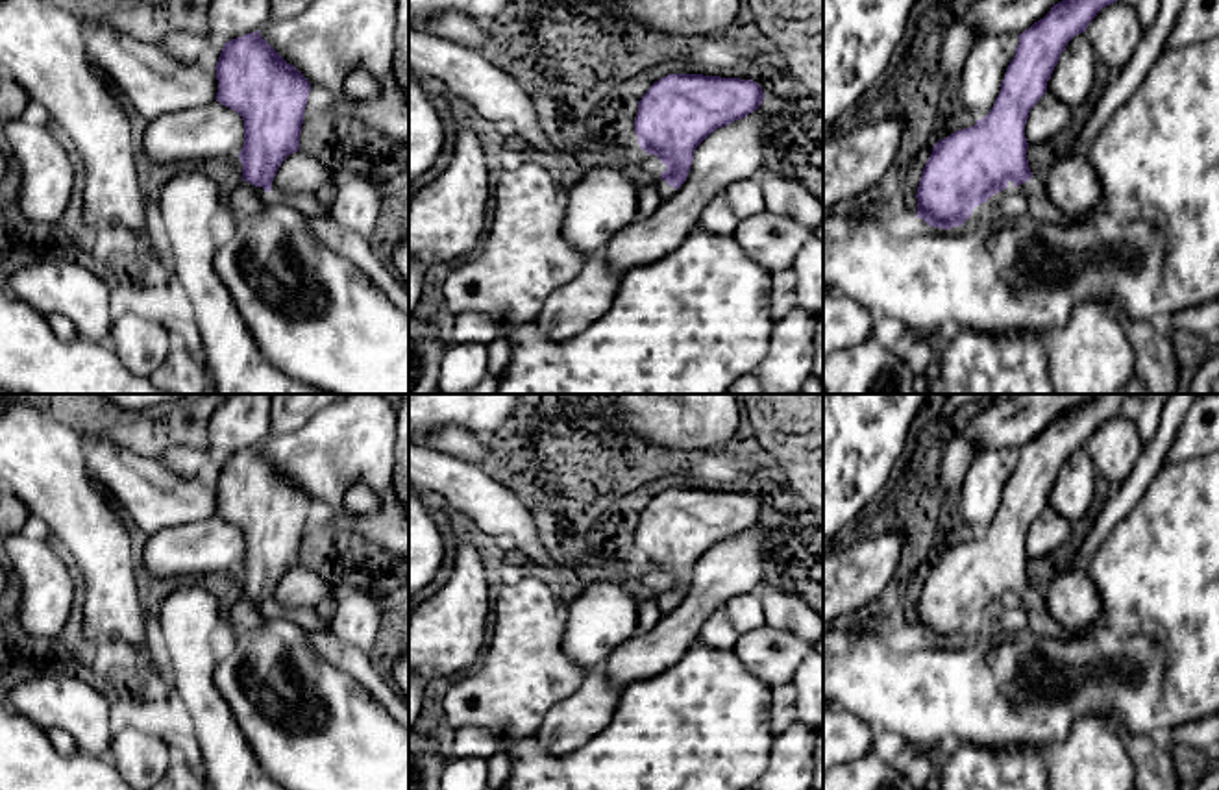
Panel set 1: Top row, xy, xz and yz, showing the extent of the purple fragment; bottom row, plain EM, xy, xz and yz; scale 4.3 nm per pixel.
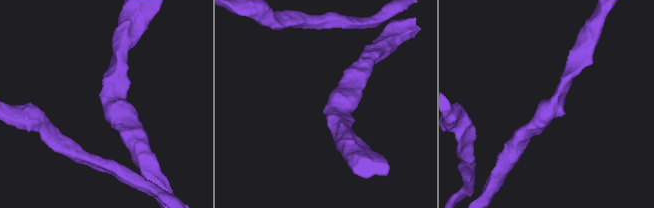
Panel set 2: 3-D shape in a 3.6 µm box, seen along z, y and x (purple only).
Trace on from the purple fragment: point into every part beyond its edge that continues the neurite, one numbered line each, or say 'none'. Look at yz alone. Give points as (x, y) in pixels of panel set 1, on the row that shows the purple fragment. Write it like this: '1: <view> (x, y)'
1: yz (1040, 206)

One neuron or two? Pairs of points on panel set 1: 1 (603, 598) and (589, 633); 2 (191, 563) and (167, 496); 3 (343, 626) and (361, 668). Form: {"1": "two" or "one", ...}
{"1": "one", "2": "two", "3": "two"}

